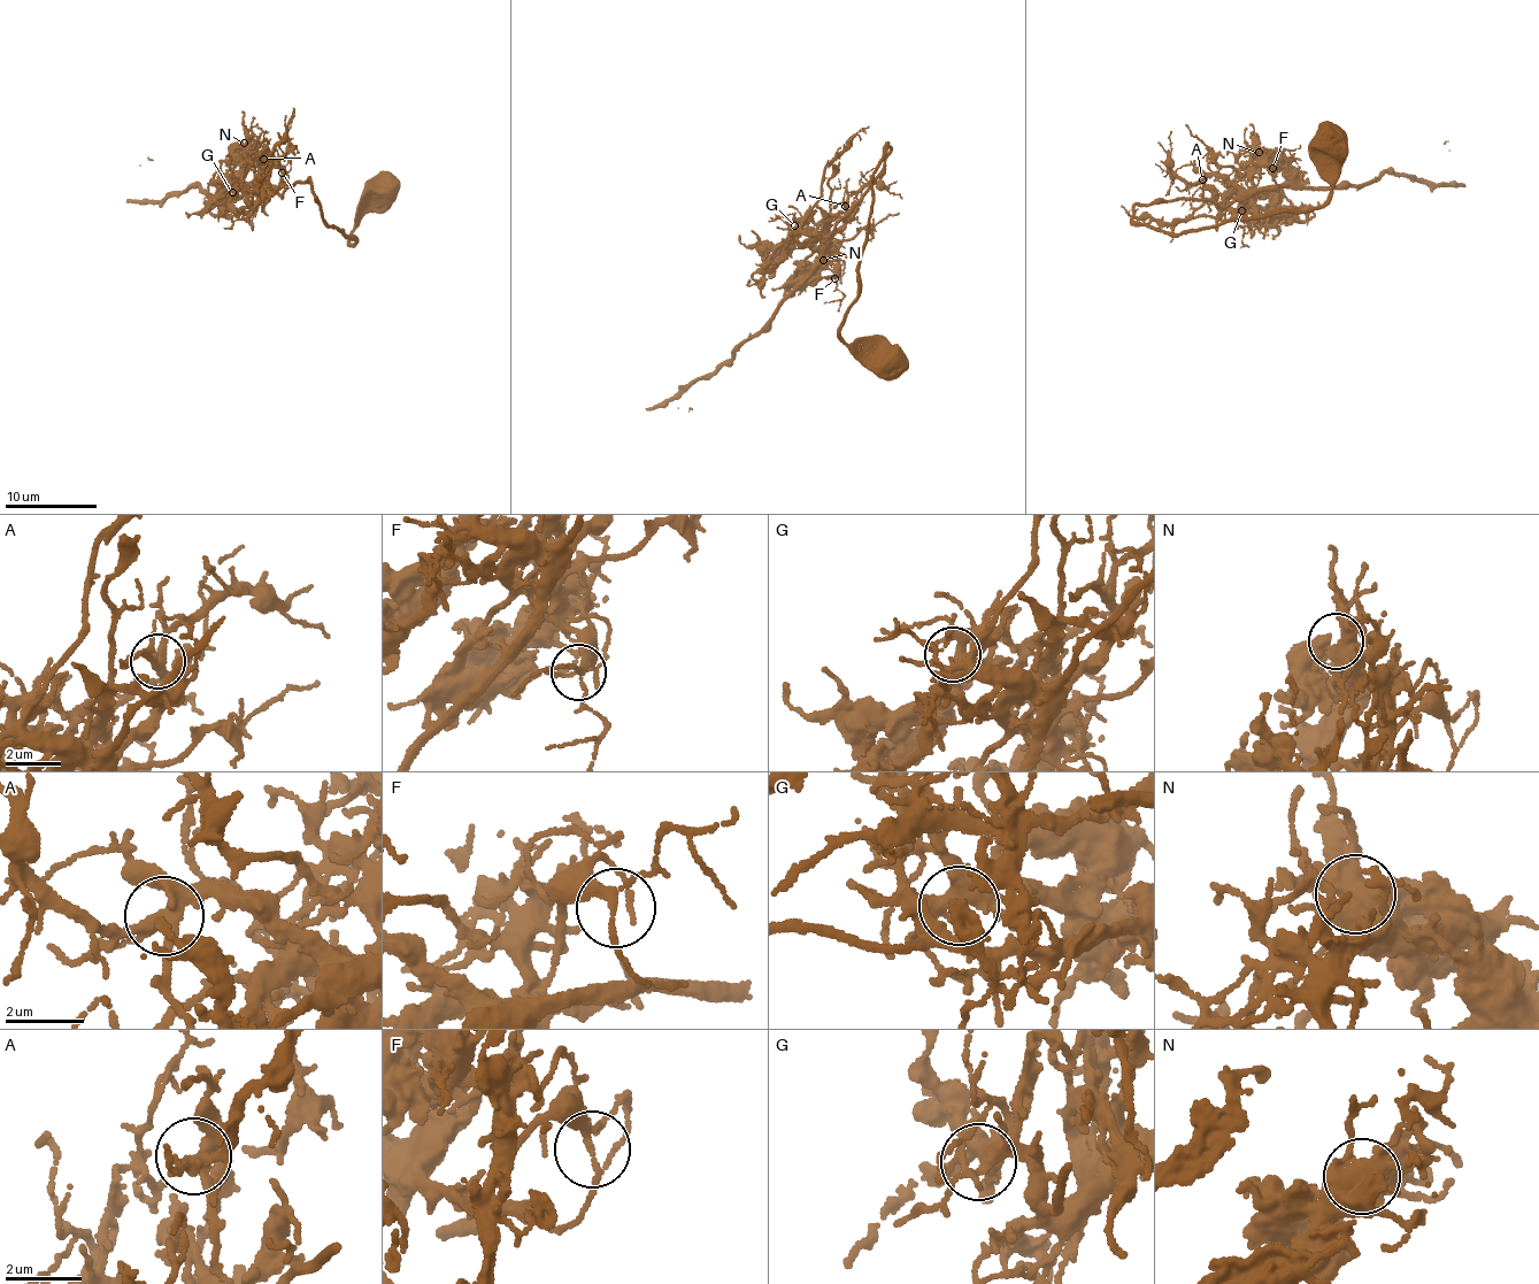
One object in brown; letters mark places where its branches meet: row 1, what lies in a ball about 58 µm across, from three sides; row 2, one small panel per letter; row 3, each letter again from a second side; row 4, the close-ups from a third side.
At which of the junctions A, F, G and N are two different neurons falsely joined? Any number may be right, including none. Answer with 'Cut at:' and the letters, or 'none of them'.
Cut at: none of them

